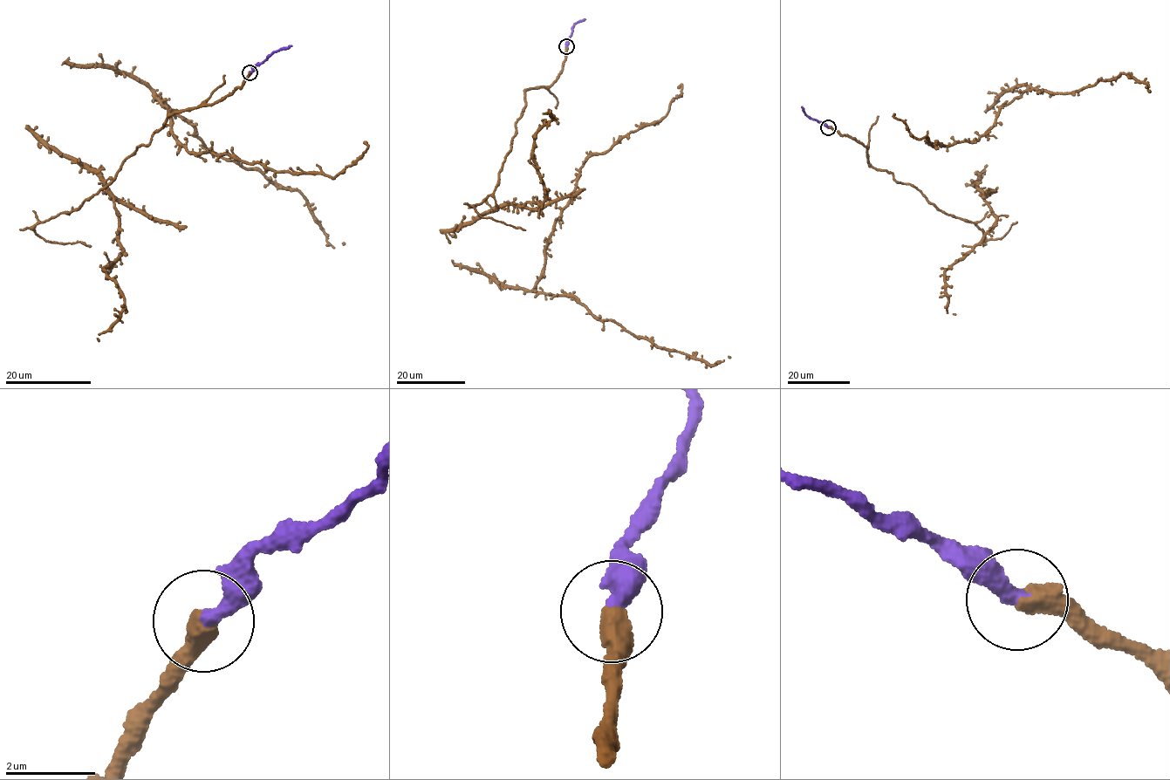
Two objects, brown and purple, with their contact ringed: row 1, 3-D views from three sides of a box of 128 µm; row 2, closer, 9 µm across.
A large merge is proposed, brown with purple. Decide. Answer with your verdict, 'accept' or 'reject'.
accept

